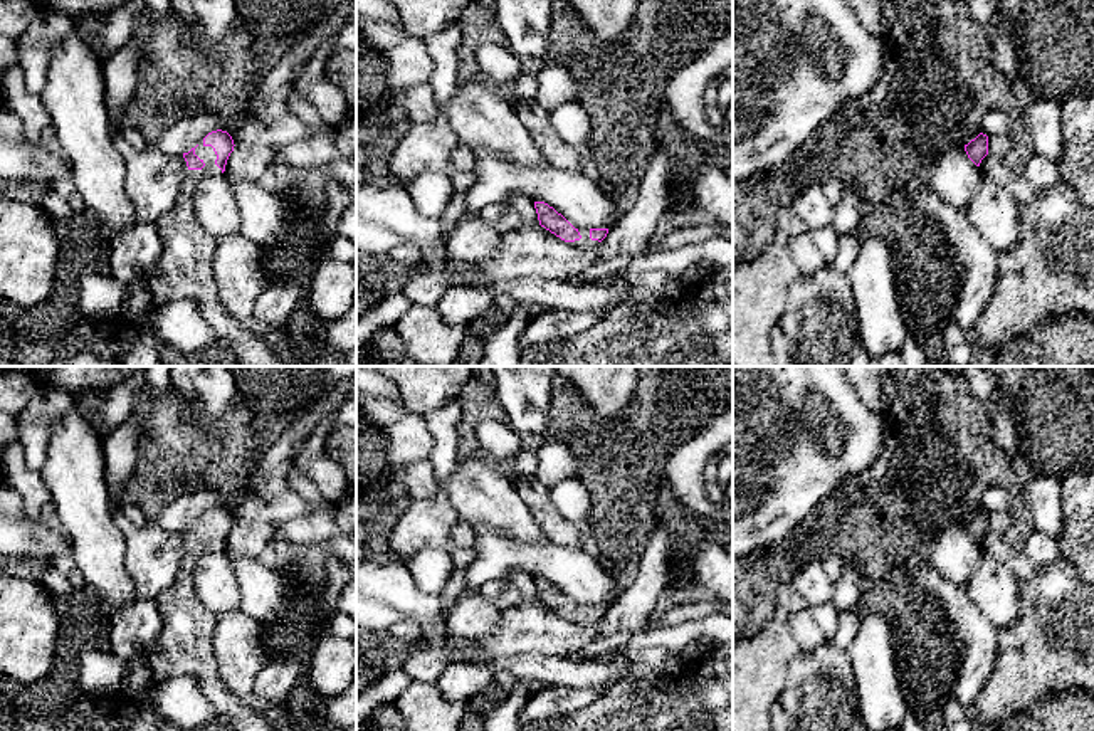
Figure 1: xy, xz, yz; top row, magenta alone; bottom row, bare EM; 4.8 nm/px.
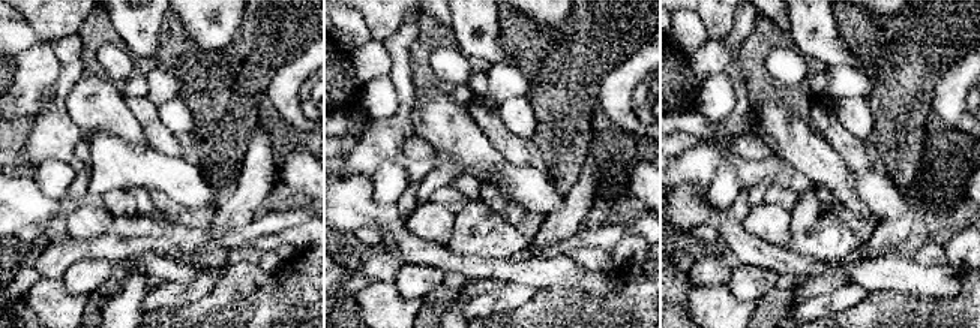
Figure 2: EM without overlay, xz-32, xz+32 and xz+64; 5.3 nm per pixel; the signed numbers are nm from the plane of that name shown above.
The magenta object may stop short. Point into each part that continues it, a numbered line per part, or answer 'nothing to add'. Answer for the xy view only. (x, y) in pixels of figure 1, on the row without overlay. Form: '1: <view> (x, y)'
1: xy (185, 644)

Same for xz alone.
1: xz (585, 619)

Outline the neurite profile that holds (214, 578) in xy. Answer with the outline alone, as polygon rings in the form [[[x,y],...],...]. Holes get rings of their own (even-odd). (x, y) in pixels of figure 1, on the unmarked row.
[[[224,550],[202,555],[193,568],[197,597],[215,617],[239,610],[240,590]]]

